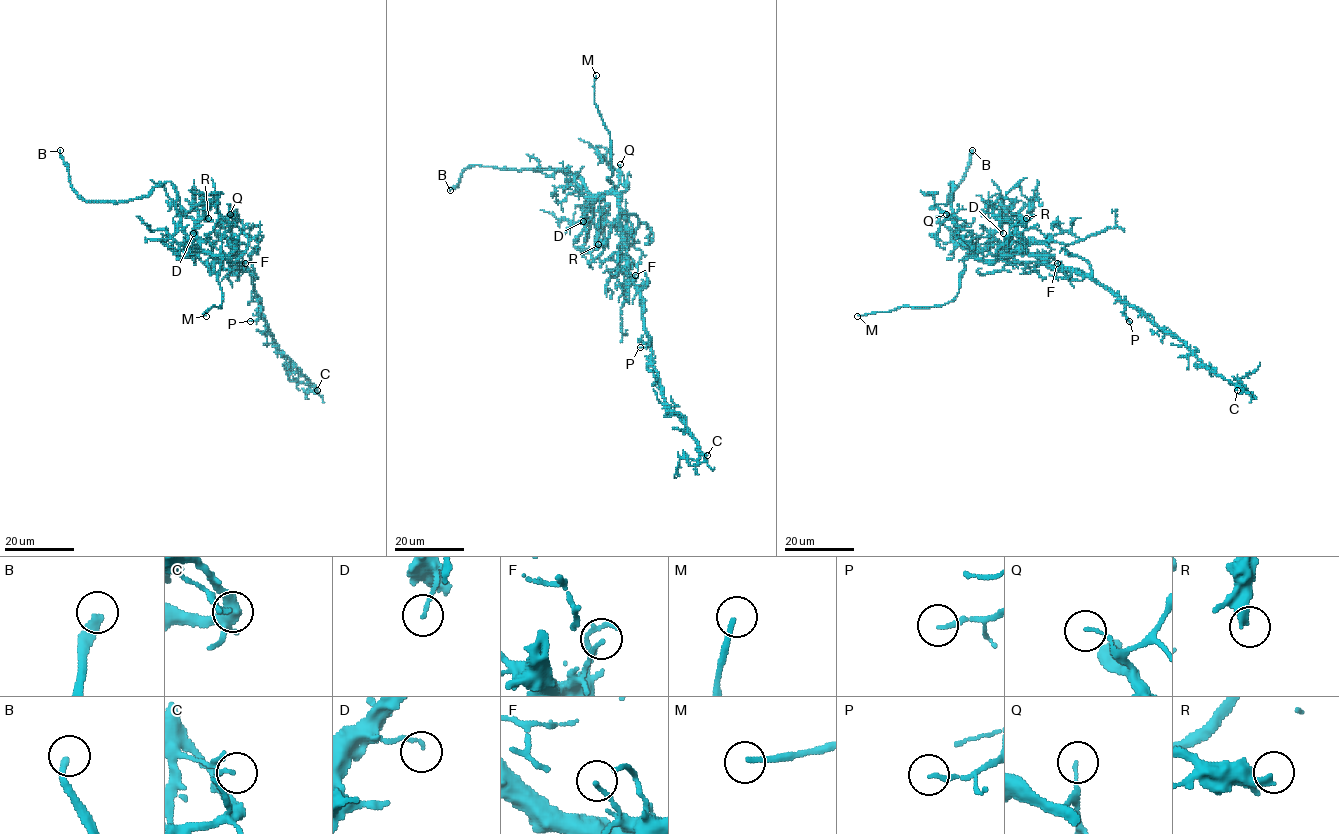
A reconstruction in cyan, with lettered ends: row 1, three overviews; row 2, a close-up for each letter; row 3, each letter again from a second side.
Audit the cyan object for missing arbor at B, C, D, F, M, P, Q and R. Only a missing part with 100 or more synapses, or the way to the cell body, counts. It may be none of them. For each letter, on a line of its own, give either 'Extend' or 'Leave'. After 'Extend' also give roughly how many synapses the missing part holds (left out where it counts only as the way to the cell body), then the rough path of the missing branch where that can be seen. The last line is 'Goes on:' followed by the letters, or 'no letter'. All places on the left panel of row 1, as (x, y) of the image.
B: Extend. Roughly 150 synapses. Course of what is missing: (60, 150), (57, 144), (88, 134), (93, 130), (91, 123), (96, 128), (98, 126), (100, 110)
C: Leave
D: Leave
F: Leave
M: Extend. Course of what is missing: (206, 316), (252, 335), (285, 333)
P: Leave
Q: Leave
R: Leave
Goes on: B, M

